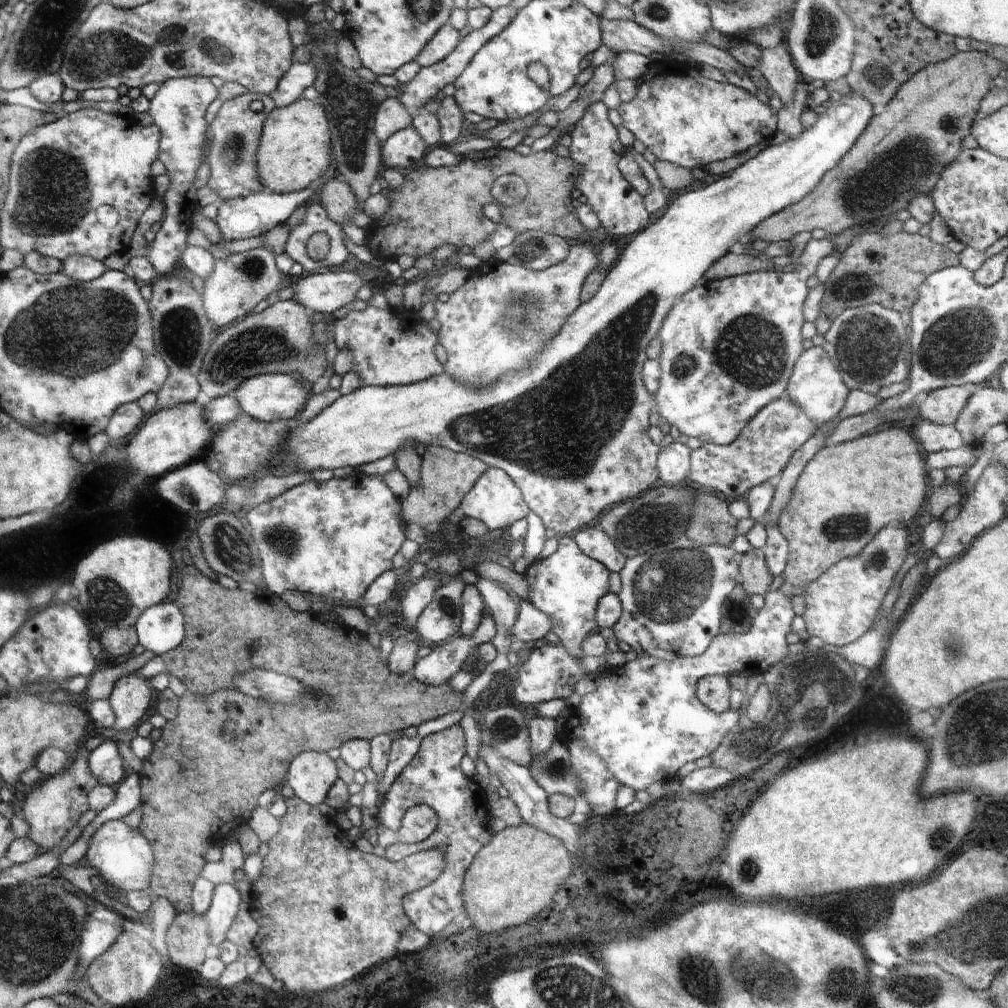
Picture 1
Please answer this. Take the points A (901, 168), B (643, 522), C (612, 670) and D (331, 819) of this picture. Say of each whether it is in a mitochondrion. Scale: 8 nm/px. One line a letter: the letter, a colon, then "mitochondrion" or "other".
A: mitochondrion
B: mitochondrion
C: other
D: other

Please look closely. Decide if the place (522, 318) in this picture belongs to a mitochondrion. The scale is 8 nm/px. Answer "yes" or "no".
yes

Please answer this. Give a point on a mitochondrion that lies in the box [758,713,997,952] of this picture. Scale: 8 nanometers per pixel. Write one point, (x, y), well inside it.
(943, 835)

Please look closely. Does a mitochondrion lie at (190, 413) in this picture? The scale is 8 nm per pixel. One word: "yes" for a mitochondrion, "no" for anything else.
no

